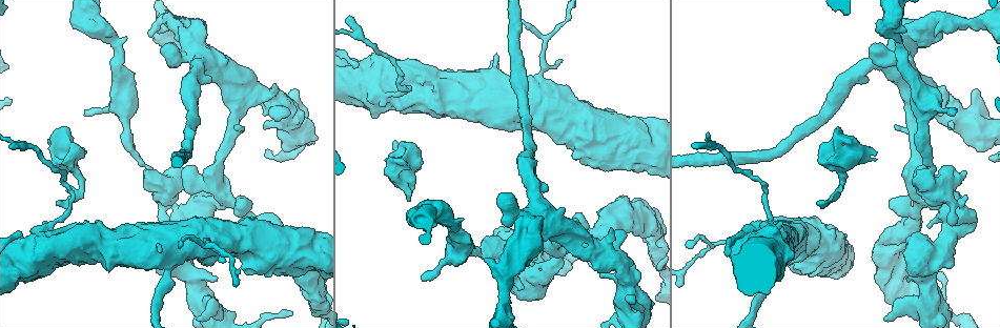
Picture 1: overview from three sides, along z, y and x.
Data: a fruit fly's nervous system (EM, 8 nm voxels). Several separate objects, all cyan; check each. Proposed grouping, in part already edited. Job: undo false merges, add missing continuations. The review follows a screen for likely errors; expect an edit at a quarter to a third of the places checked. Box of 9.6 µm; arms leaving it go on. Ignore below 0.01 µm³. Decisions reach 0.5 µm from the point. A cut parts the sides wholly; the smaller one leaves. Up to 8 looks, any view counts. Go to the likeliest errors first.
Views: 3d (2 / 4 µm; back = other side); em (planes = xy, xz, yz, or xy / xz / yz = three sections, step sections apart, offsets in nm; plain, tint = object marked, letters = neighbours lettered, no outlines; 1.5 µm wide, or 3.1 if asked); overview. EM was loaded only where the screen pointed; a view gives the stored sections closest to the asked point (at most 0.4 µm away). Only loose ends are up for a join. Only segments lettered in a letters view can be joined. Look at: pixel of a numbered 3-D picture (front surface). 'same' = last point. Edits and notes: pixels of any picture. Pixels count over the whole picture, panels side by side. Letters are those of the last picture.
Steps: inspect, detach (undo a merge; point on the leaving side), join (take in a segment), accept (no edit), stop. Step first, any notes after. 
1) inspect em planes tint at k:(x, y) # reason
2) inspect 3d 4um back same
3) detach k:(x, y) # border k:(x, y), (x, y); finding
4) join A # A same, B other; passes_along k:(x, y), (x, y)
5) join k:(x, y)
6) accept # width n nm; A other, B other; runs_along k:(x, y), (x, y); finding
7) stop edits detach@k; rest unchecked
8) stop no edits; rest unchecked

inspect em xz step 8 tint at 1:(868, 159) # free end

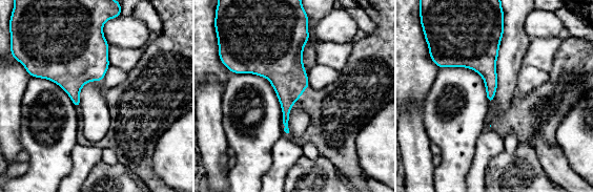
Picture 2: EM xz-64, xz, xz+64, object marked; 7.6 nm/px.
inspect em planes letters same

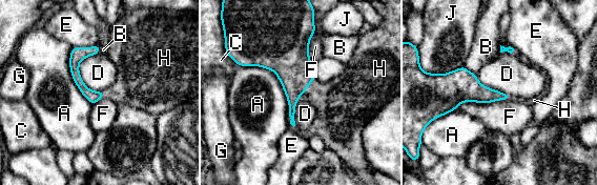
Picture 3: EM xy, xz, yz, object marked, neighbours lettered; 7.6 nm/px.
join H # A other, B other, C other, D other, E other, F other, G other, H same, J other; it goes on there

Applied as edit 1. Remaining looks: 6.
inspect em yz step 8 letters at 1:(214, 279) # thick end

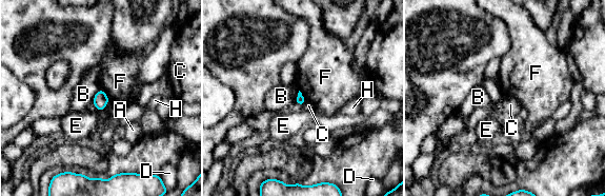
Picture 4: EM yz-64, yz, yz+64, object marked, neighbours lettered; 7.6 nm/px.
inspect em planes letters same # cut it another way

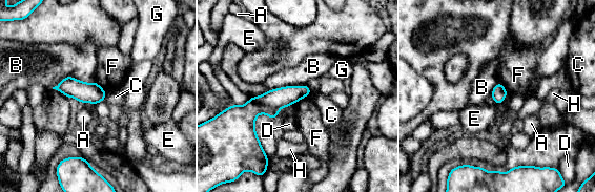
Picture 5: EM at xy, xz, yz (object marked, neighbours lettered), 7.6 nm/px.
accept # A other, B other, C other, D other, E other, F other, G other, H other; none of them fits

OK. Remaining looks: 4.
inspect em planes letters at 1:(85, 115)

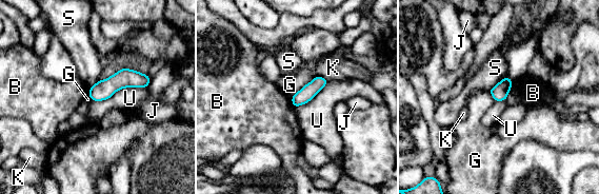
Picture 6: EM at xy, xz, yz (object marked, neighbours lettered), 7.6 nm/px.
accept # B other, G other, J other, K other, S other, U other; no lettered segment goes on from it

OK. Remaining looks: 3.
stop edits join@3; rest unchecked

